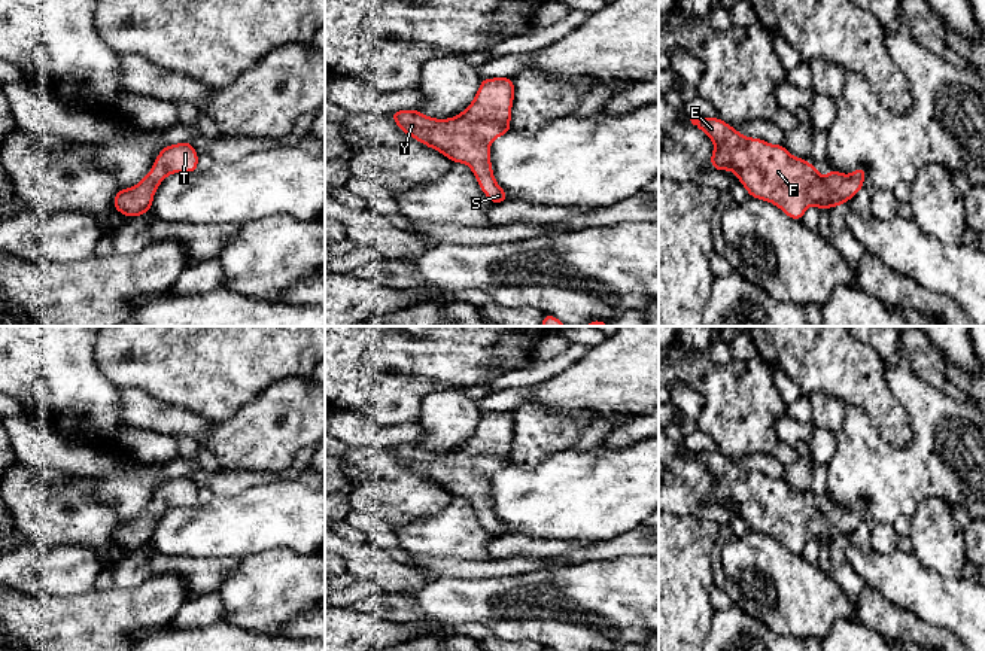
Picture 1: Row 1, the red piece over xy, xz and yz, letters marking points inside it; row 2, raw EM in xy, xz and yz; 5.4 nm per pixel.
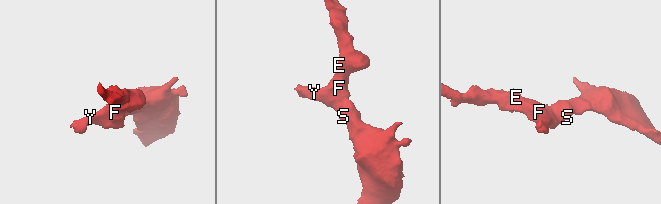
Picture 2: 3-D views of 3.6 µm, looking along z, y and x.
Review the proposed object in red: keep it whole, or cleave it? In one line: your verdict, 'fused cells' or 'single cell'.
single cell

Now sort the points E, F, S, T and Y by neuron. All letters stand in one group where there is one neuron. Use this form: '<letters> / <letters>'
E F S T Y

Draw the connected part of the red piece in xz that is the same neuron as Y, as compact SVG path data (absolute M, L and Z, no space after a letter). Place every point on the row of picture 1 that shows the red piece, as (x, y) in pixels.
M492 77L481 79L472 103L455 118L429 118L411 109L392 112L390 116L402 133L452 162L466 164L484 195L498 204L507 201L508 194L495 180L490 145L511 130L513 101L513 77Z

